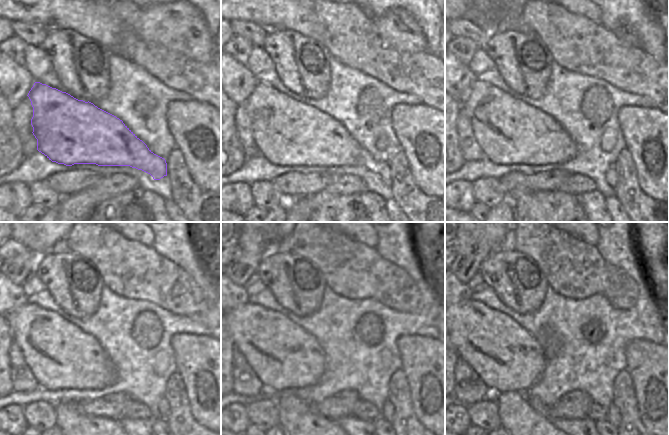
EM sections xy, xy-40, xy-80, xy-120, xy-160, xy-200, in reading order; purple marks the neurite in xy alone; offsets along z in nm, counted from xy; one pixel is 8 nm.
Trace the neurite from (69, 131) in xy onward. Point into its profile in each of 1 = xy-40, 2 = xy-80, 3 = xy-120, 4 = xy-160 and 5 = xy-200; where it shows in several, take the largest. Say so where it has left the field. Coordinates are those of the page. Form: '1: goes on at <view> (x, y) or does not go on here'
1: goes on at xy-40 (288, 133)
2: goes on at xy-80 (509, 131)
3: goes on at xy-120 (61, 356)
4: goes on at xy-160 (283, 355)
5: goes on at xy-200 (504, 355)

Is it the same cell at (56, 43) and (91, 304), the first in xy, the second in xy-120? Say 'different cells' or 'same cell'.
same cell

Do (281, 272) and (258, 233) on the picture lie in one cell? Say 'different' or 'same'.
different

